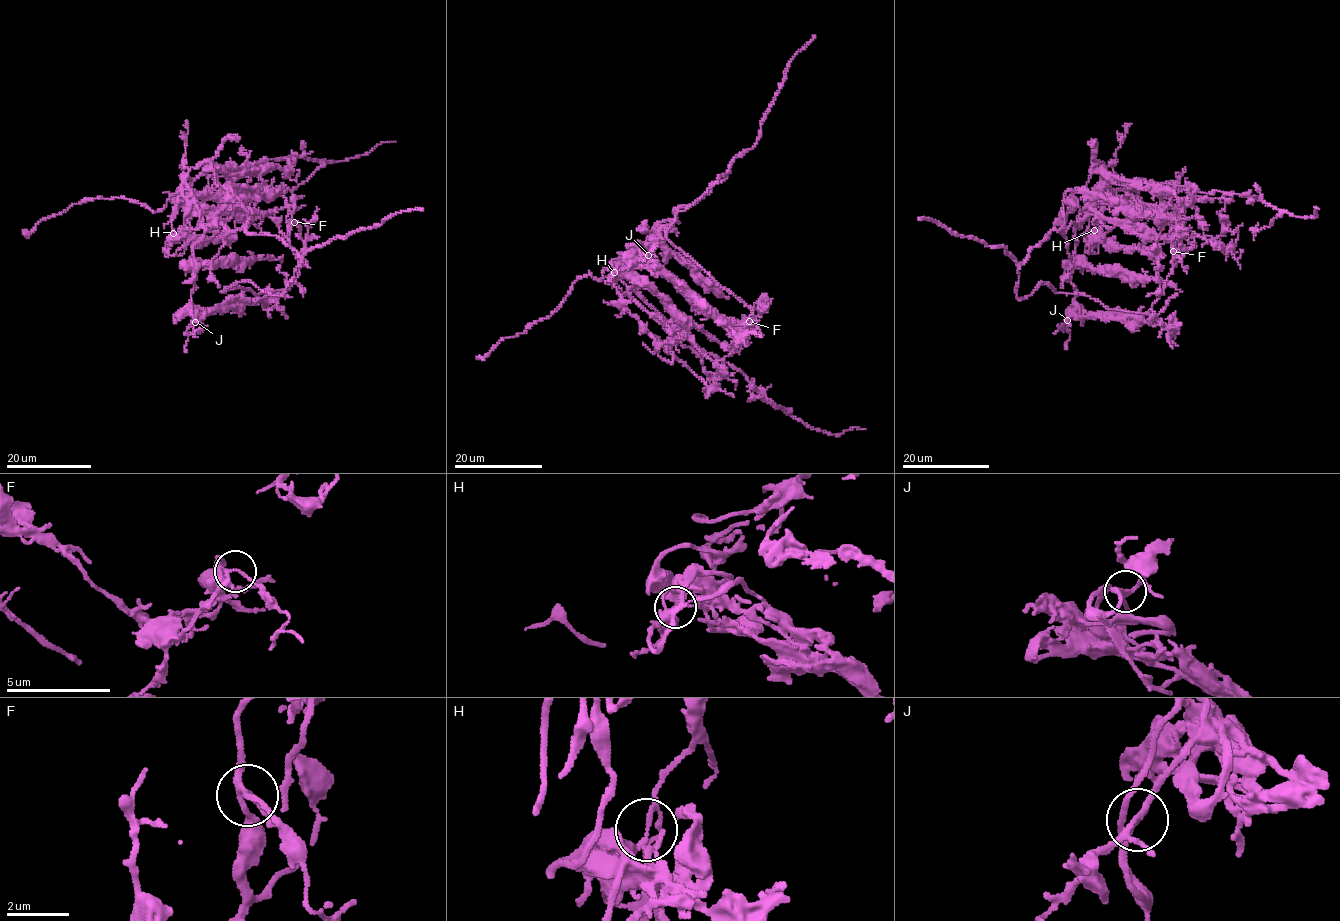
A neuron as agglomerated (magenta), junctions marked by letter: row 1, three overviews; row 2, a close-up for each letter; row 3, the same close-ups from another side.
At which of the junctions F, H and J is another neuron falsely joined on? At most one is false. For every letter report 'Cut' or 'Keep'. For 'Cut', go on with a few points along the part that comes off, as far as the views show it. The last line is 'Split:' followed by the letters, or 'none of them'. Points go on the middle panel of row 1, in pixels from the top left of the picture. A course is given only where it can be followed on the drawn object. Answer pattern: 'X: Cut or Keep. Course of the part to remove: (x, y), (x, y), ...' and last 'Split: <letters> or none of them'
F: Keep
H: Cut. Course of the part to remove: (614, 272), (610, 275), (682, 334), (731, 364), (811, 427), (840, 435), (865, 428)
J: Keep
Split: H

